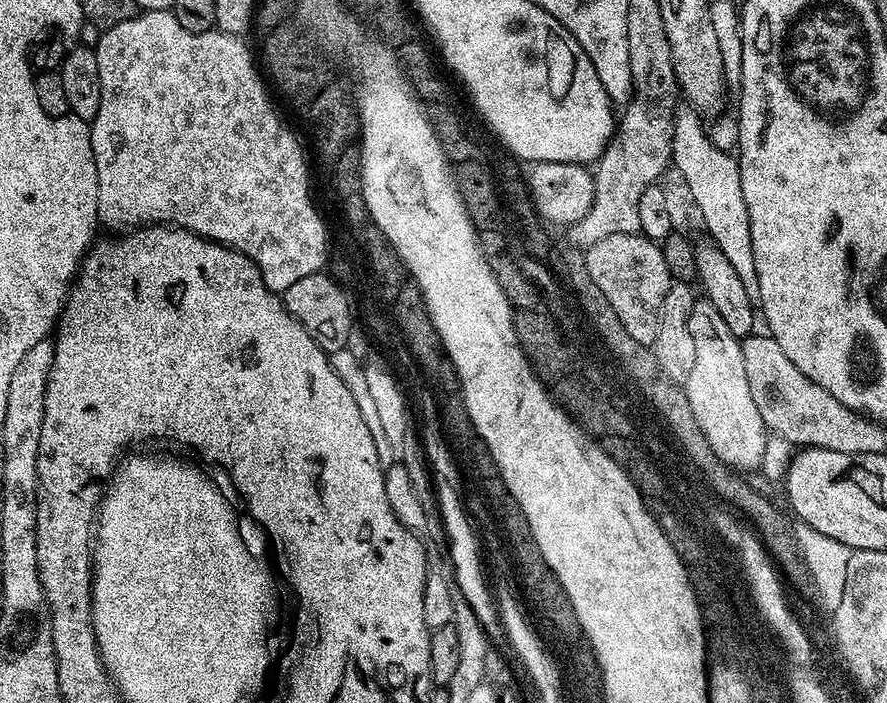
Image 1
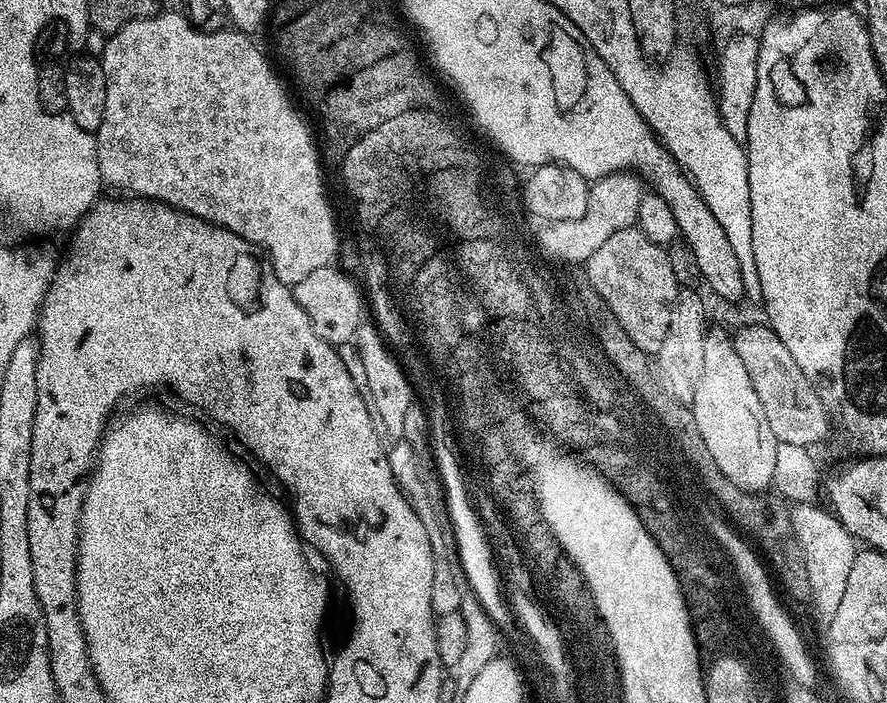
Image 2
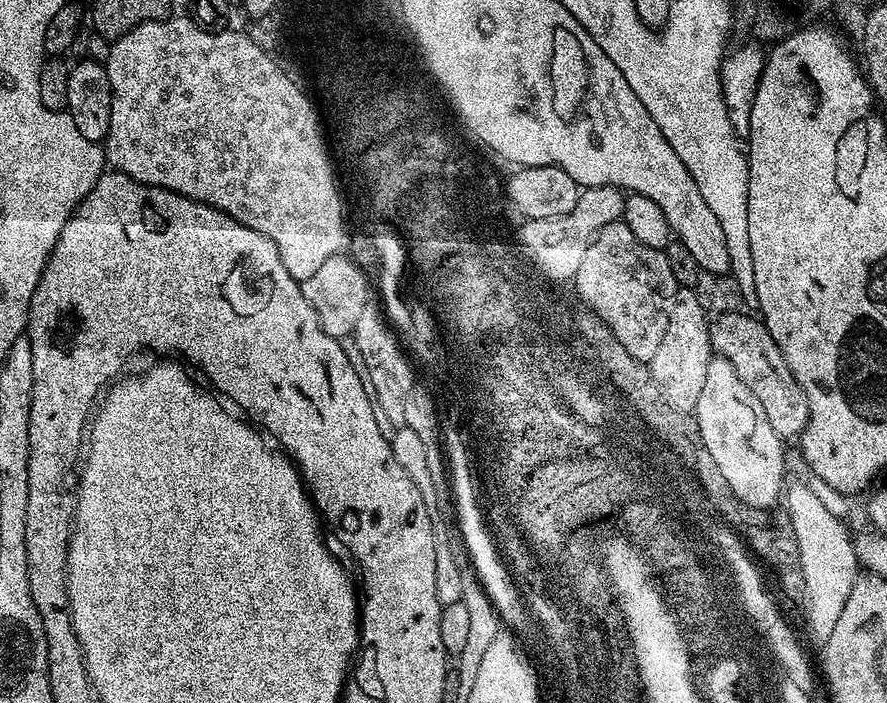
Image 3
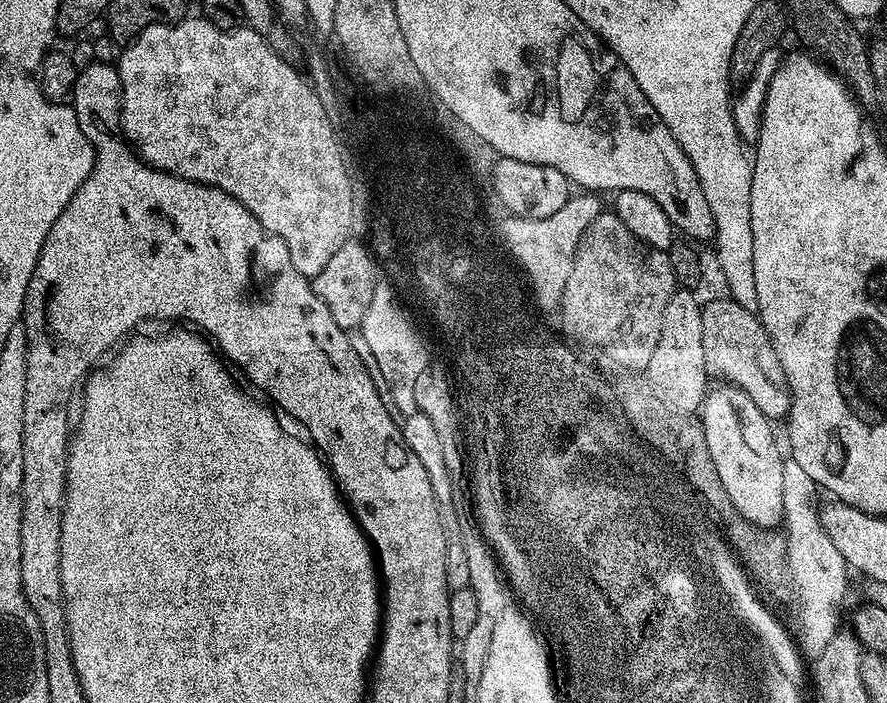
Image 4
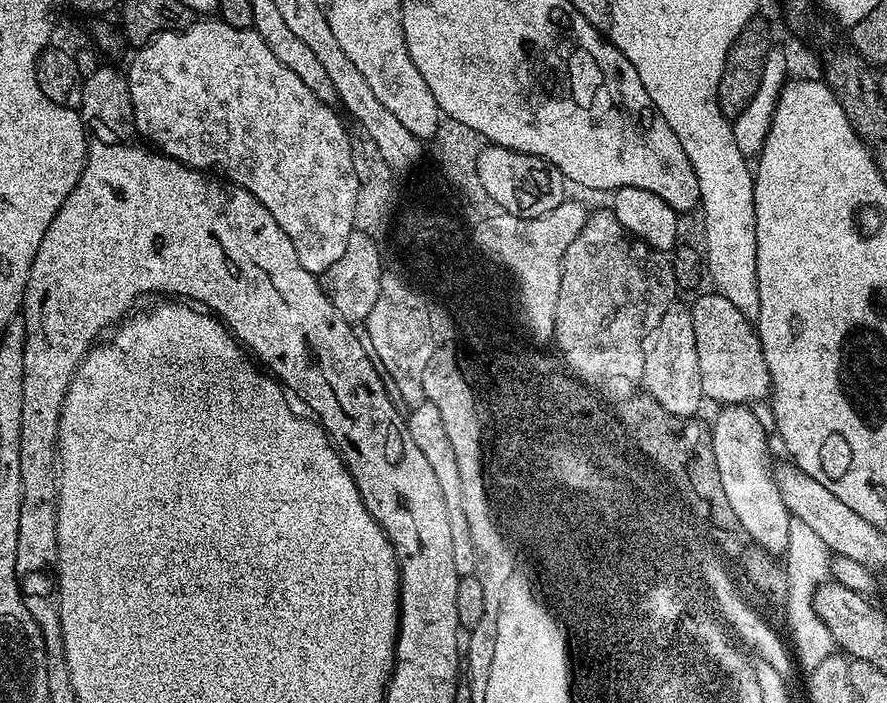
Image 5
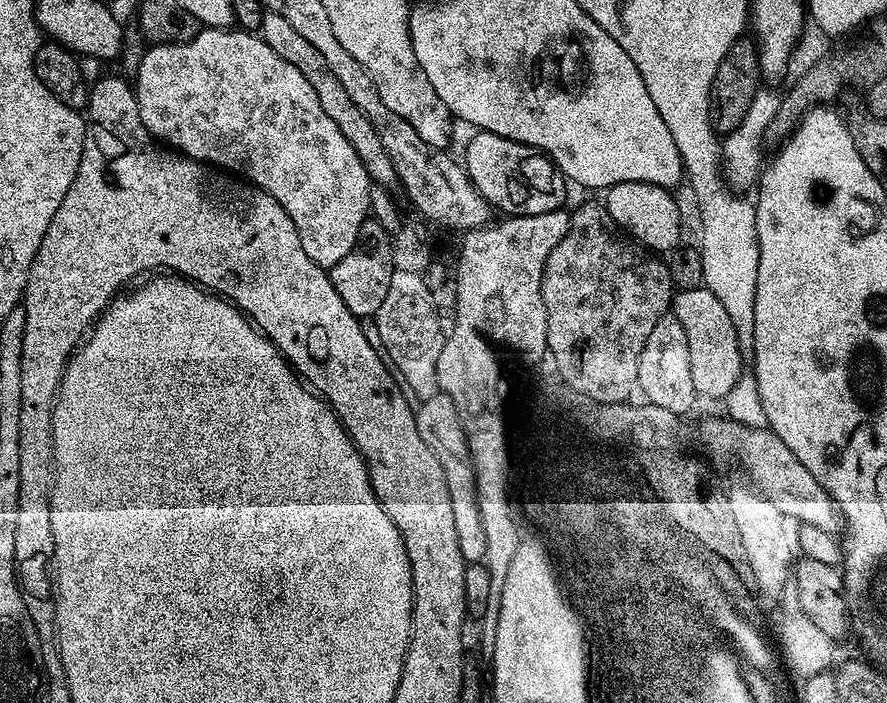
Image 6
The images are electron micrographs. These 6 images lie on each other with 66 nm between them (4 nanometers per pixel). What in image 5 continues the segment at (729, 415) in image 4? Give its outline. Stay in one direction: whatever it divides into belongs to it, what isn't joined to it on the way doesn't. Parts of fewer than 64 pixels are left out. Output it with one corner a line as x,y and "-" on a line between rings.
730,404
721,407
719,411
716,421
710,426
710,433
726,499
734,509
734,514
738,514
738,522
742,522
746,534
754,538
757,549
768,554
787,553
788,531
793,517
786,502
782,502
782,494
773,472
774,464
768,461
769,433
760,425
751,407

